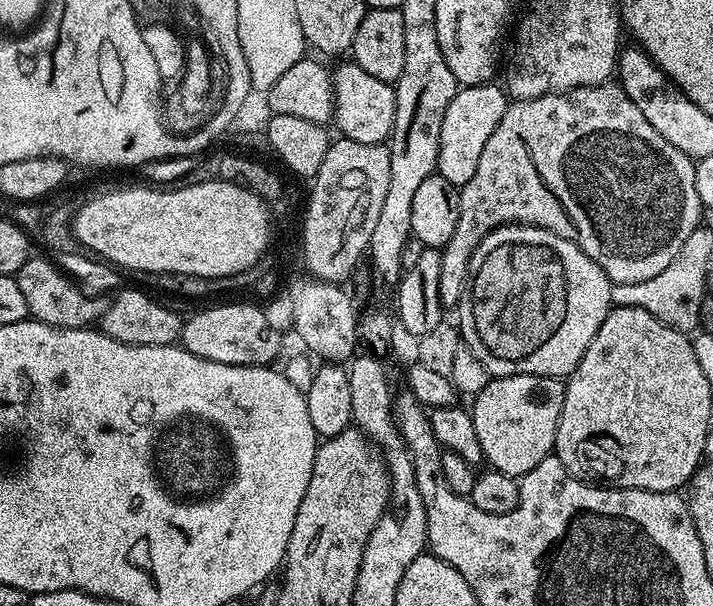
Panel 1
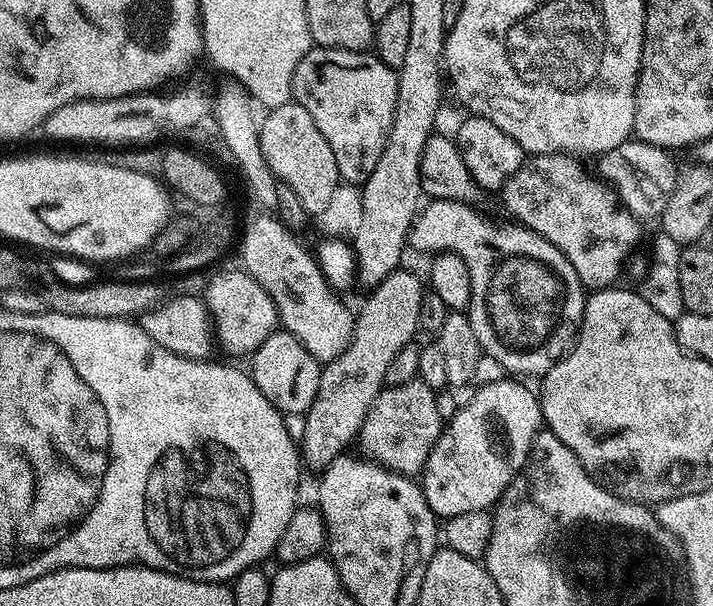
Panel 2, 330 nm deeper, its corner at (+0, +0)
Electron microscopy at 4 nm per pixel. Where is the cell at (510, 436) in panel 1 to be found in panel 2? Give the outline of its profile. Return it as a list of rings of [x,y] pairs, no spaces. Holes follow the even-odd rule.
[[[505,378],[493,384],[479,385],[475,389],[477,392],[459,405],[452,420],[443,425],[422,473],[424,497],[437,518],[466,514],[470,510],[489,511],[527,464],[534,438],[542,430],[542,417],[537,393],[524,384],[527,383],[516,378]]]

